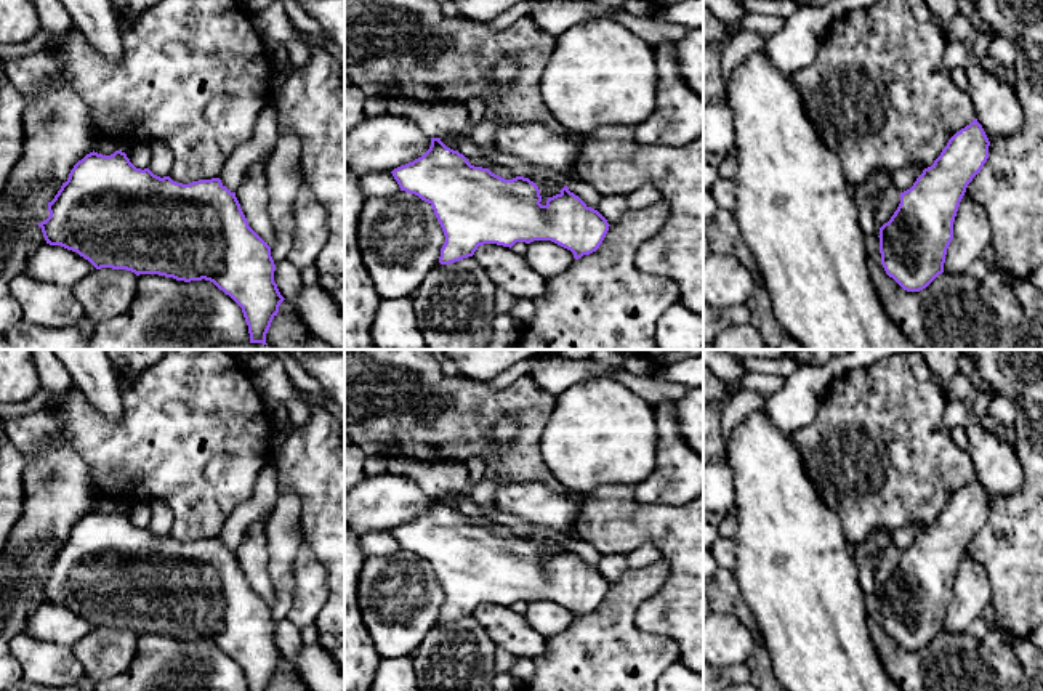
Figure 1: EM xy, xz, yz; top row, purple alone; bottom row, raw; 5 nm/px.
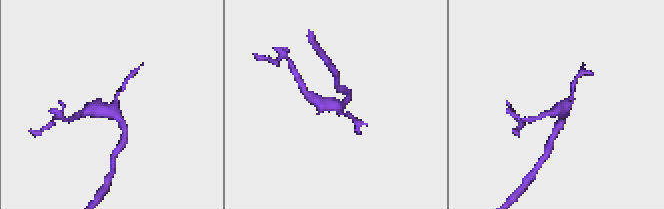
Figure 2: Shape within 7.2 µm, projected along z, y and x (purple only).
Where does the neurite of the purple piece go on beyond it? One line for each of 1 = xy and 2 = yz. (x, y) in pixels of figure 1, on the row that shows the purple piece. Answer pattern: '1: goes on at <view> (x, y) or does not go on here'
1: does not go on here
2: does not go on here

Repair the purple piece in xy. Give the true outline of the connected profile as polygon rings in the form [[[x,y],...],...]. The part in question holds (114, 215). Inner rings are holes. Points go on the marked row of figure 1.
[[[125,152],[87,154],[48,202],[50,216],[37,223],[50,245],[77,252],[96,269],[127,269],[176,281],[210,281],[240,308],[250,343],[266,343],[272,319],[285,300],[274,282],[271,247],[248,226],[236,192],[219,178],[189,184],[136,168]]]

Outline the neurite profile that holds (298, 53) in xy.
[[[290,40],[284,42],[287,53],[288,53],[288,61],[292,63],[293,69],[301,69],[308,61],[309,61],[309,48],[300,42],[300,40]]]

